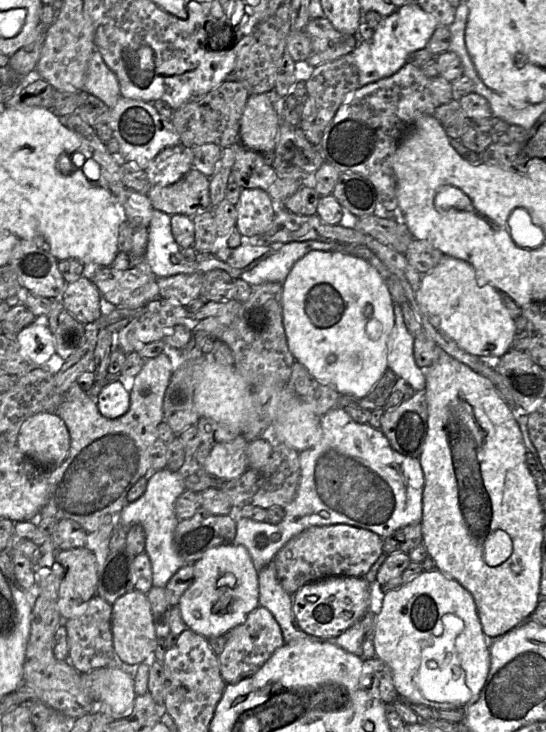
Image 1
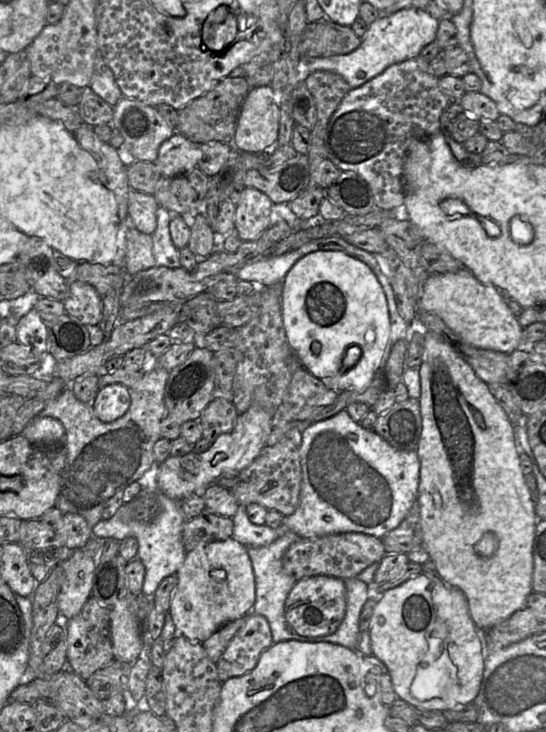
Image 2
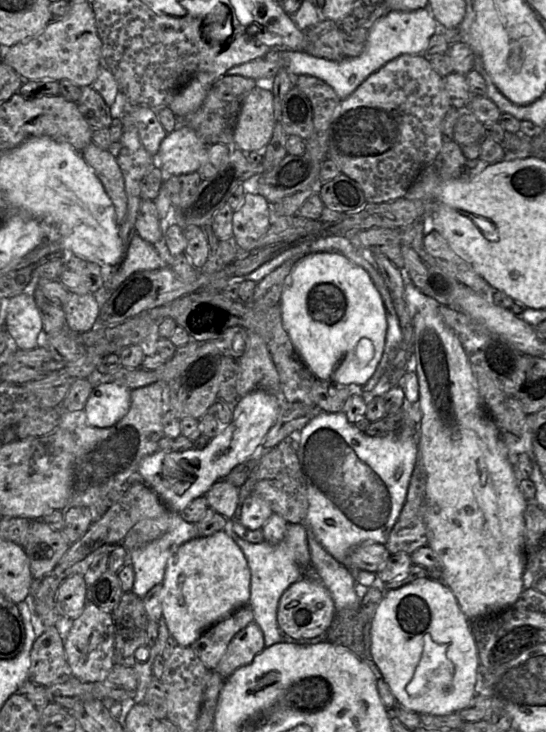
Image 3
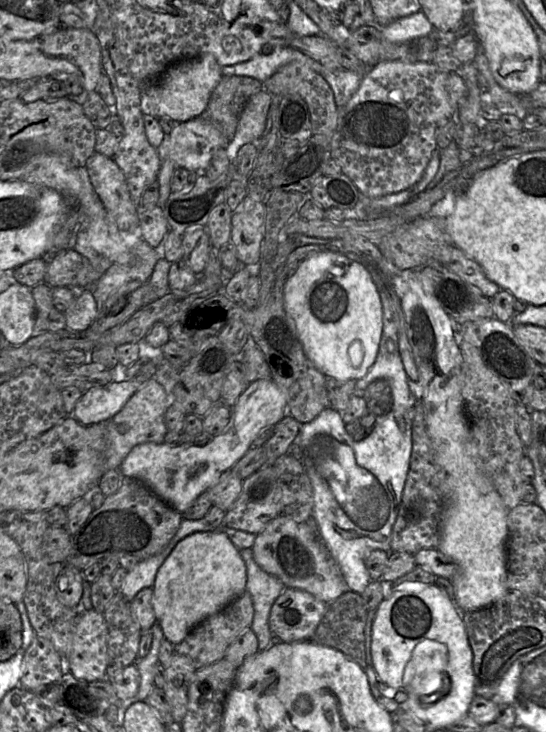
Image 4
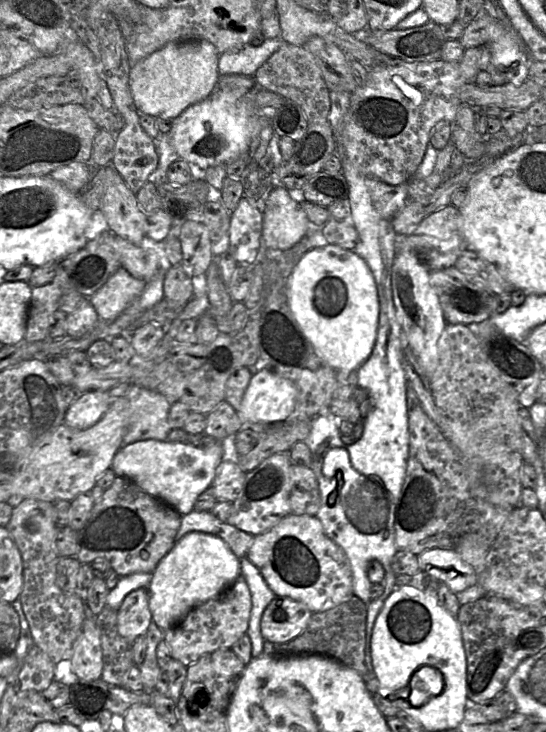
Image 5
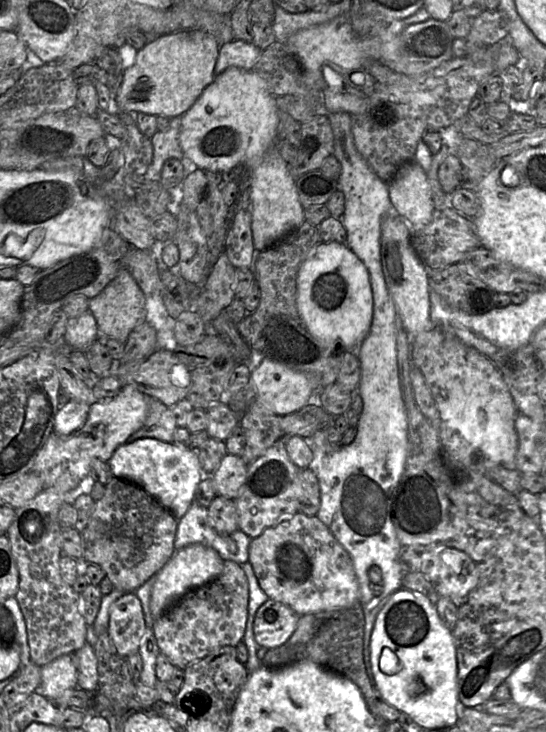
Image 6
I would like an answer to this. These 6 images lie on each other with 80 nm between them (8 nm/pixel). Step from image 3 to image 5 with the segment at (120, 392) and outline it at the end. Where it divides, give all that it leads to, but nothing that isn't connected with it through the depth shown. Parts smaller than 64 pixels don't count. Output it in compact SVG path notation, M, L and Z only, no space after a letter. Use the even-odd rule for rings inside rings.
M107 391L81 393L65 411L64 423L74 429L86 429L103 417L111 402Z

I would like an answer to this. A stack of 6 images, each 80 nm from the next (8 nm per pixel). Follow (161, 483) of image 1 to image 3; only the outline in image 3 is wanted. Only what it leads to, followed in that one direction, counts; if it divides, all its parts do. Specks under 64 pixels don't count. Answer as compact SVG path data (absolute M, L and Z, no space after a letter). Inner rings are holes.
M171 512L168 530L158 539L129 552L129 562L135 573L132 592L140 598L155 585L161 584L170 558L184 543L198 537L196 524L186 522L177 512Z

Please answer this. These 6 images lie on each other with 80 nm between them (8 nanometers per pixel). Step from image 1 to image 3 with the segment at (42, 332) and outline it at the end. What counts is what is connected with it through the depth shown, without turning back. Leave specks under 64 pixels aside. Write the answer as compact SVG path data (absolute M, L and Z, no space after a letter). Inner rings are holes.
M21 293L10 299L5 326L20 349L38 346L38 336L43 330L43 322L32 294Z

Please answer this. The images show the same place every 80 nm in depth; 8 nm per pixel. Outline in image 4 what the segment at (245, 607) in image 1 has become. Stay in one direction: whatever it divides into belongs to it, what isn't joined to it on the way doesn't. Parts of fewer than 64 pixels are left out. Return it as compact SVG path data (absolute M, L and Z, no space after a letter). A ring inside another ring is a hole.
M221 531L197 532L182 539L157 571L152 607L166 640L176 645L207 617L246 592L246 566L238 550Z

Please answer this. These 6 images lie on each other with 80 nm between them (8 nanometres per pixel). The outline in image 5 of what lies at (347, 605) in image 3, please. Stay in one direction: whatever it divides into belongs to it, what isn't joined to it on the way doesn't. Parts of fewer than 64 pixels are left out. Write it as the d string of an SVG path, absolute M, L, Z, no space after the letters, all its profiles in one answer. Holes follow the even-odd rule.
M248 555L240 559L241 575L251 594L252 608L246 634L252 645L252 658L261 656L267 650L267 643L261 634L261 618L265 608L277 597L269 588L258 568L249 561Z

